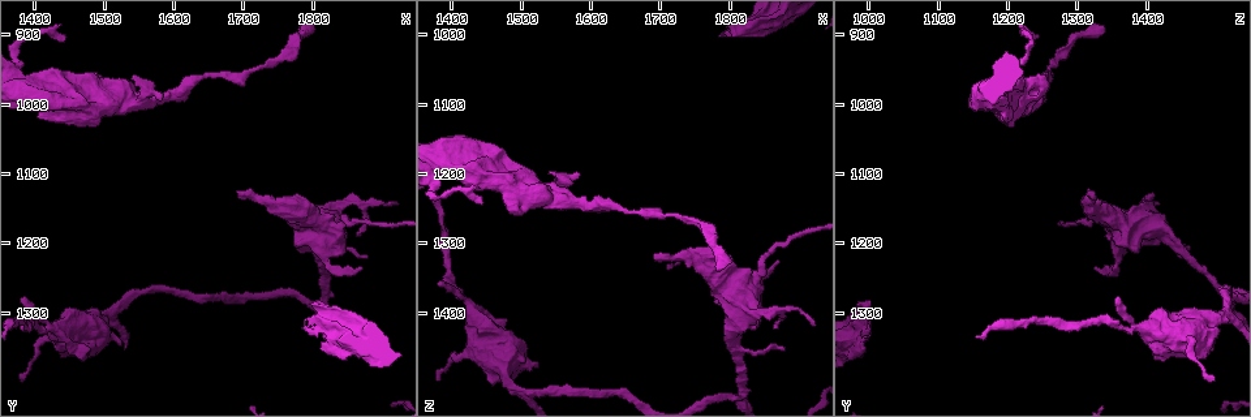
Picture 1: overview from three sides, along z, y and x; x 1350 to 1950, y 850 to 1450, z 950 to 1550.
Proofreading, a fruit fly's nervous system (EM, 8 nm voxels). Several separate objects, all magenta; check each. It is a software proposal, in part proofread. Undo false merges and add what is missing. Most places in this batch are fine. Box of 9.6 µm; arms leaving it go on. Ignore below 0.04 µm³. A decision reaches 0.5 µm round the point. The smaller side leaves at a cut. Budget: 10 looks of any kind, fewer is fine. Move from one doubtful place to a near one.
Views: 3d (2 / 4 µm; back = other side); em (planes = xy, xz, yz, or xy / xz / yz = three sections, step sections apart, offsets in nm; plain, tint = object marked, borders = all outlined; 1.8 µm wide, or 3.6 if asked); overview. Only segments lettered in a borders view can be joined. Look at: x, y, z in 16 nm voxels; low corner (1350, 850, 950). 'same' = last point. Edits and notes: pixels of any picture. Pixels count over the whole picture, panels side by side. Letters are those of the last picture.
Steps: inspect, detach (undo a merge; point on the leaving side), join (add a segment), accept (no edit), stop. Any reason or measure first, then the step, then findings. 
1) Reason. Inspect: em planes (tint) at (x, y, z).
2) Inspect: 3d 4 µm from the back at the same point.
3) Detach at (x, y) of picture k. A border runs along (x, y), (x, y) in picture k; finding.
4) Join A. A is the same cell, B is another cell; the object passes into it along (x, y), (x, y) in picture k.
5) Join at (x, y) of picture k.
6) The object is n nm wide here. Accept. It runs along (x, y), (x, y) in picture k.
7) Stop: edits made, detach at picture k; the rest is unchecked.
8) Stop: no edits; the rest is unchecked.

Stops while still wide. Inspect: 3d 4 µm at (1815, 1350, 995).

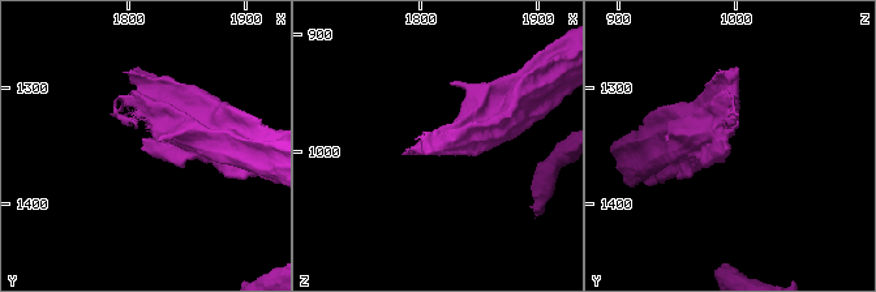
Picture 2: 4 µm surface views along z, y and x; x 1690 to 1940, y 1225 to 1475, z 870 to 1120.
Shape alone is not enough. Inspect: em xy step 16 (borders) at (1814, 1352, 994).

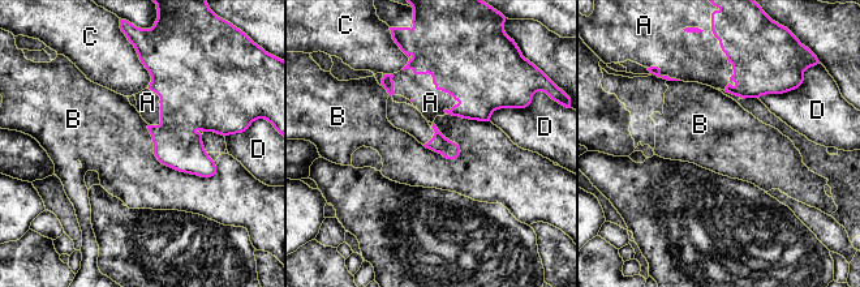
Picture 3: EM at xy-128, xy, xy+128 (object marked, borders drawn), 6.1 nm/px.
Inspect: em planes (borders) at the same point.

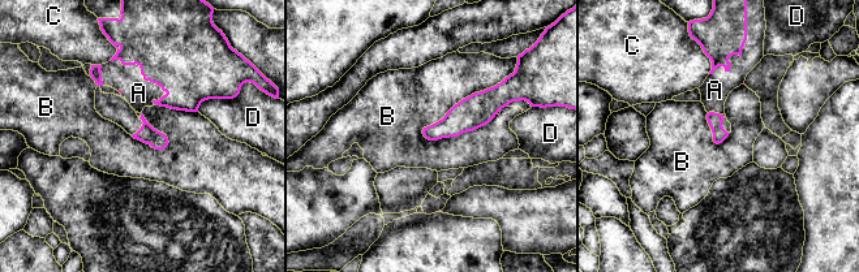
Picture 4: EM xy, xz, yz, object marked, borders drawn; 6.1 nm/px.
Join A. A is the same cell, B, C and D are other cells; the object passes into it along (175, 48), (141, 70), (138, 93) in picture 4; it goes on there.

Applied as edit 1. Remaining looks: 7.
Redraw. Inspect: overview.

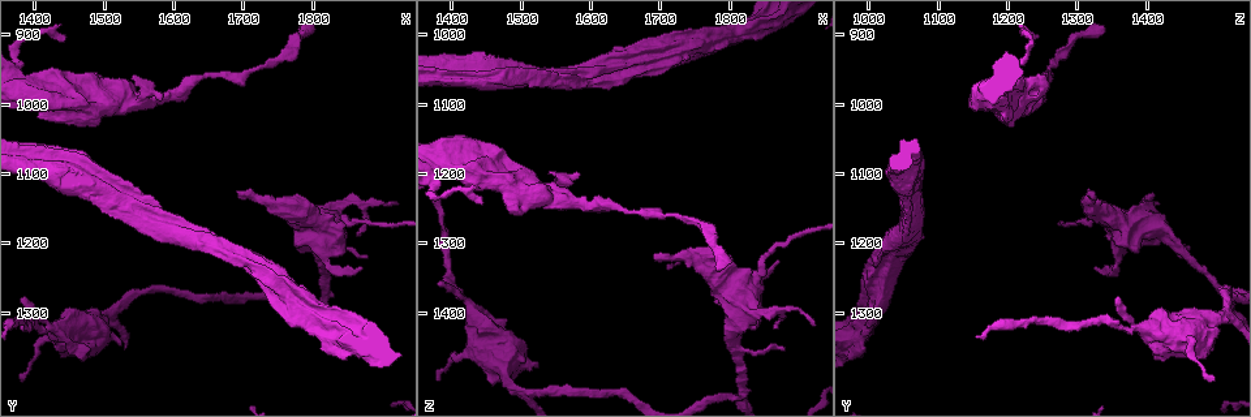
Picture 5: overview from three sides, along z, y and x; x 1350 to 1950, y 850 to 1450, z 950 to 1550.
A fork. Inspect: 3d 4 µm from the back at (1660, 1200, 1040).

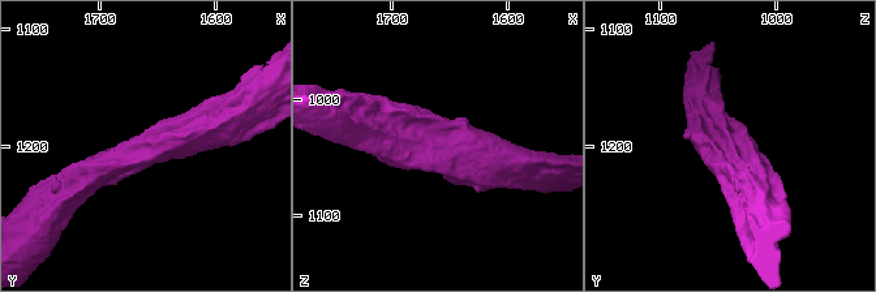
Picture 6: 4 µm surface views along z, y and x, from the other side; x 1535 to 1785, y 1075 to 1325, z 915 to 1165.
Shape alone is not enough. Inspect: em planes (tint) at (1662, 1204, 1036).

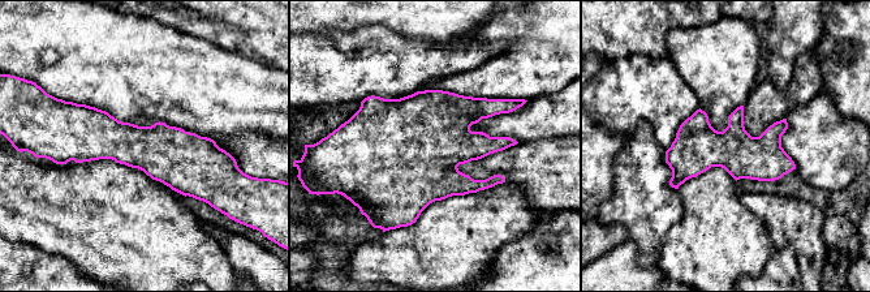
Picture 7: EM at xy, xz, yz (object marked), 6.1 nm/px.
What lies round it. Inspect: em planes (borders) at the same point.

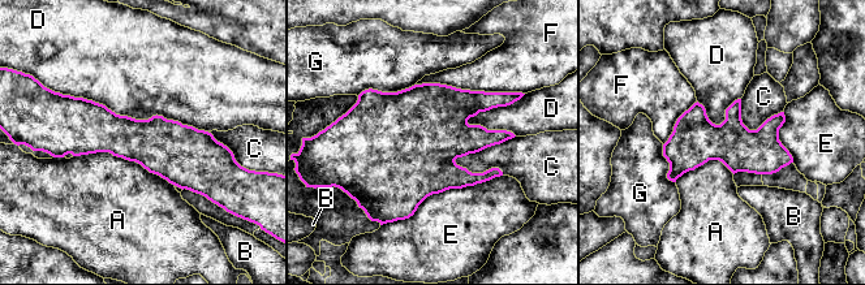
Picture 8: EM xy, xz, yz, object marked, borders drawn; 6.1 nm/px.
The object is 280 nm wide here; the longest contact is with D, 950 nm. Accept. A, B, C, D, E, F and G are other cells; all the same neuron.

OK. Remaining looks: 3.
Calibre changes. Inspect: 3d 2 µm at (1845, 1160, 1335).

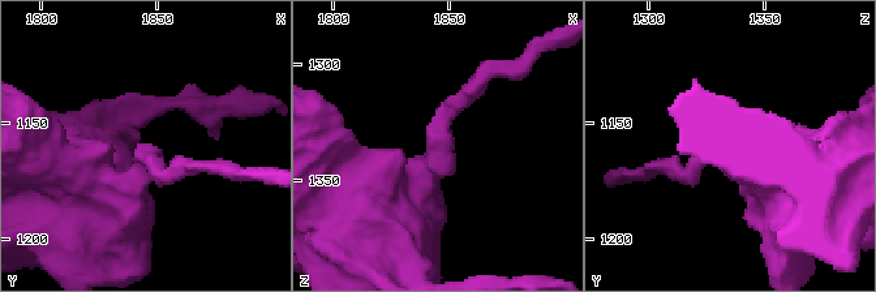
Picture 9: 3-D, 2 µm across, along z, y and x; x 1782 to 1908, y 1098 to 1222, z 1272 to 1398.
Inspect: em yz step 16 (tint) at (1846, 1164, 1332).

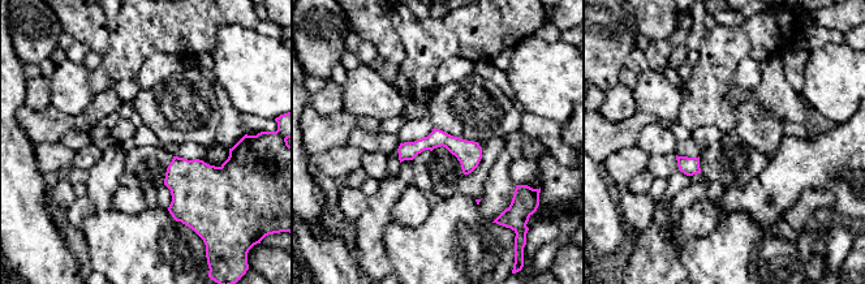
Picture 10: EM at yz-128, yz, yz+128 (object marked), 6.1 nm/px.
Inspect: em planes (borders) at the same point.

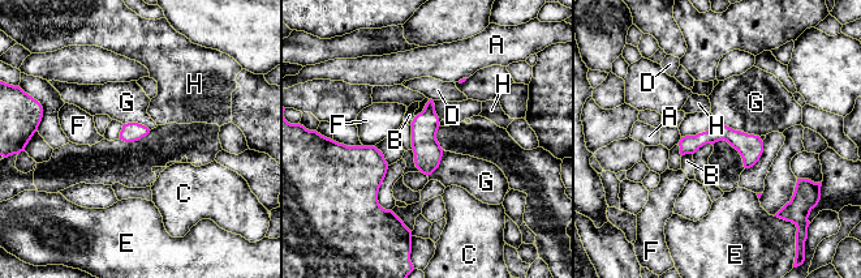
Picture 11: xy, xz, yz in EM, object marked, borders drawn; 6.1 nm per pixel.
Accept. A, B, C, D, E, F, G and H are other cells; it runs along (683, 142), (730, 135), (760, 149) in picture 11; continuous, no second neuron.

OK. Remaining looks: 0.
Stop: edits made, join at picture 4; the rest is unchecked.

